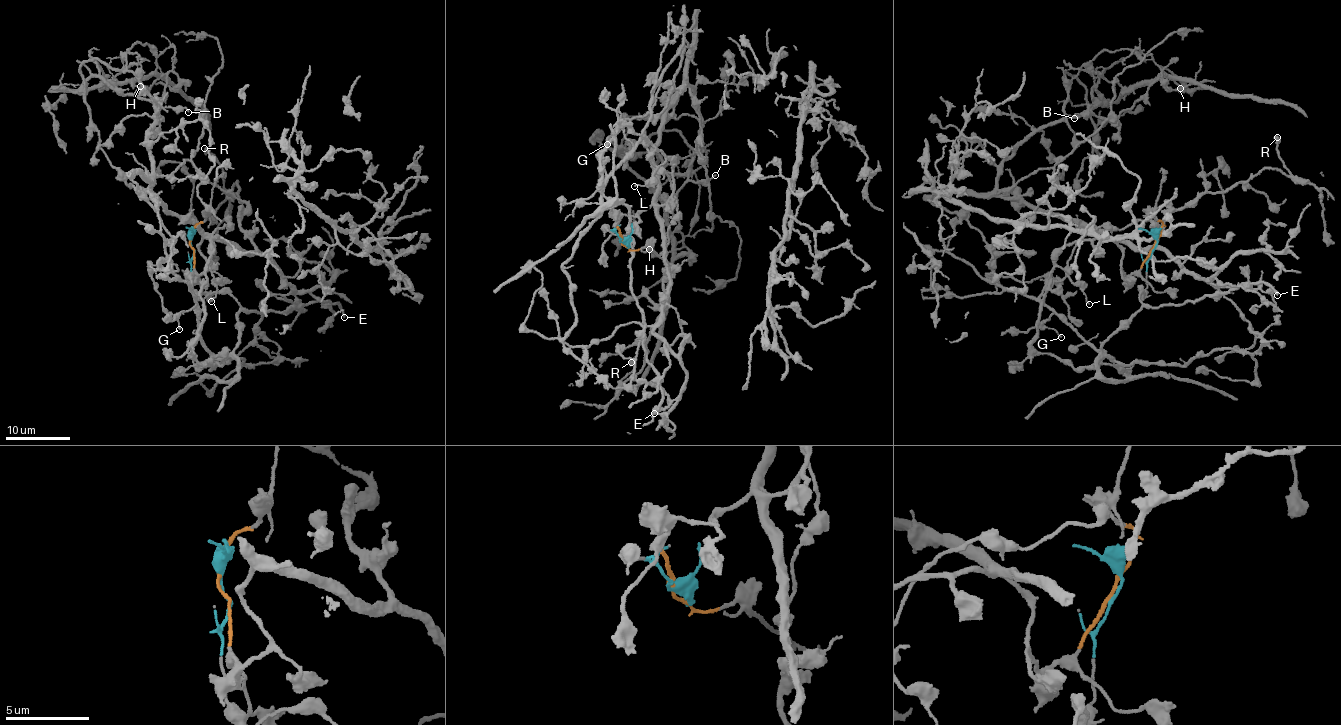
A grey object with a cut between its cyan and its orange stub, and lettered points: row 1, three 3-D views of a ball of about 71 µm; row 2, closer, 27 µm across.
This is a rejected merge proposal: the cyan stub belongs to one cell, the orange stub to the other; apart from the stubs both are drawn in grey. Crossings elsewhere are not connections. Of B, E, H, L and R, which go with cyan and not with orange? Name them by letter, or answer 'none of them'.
E

